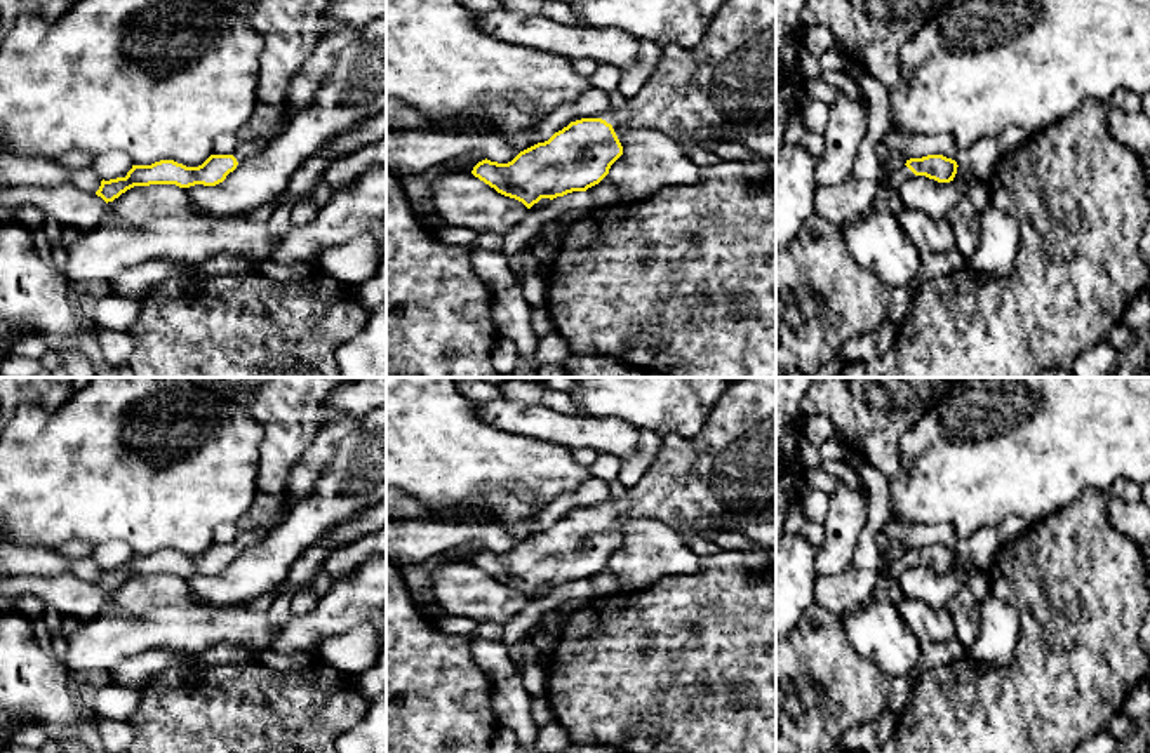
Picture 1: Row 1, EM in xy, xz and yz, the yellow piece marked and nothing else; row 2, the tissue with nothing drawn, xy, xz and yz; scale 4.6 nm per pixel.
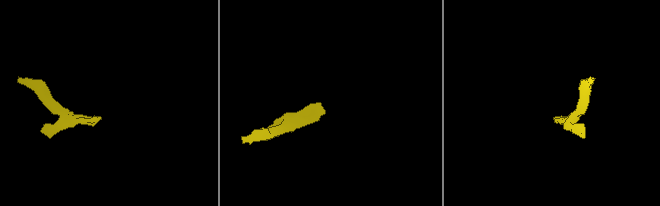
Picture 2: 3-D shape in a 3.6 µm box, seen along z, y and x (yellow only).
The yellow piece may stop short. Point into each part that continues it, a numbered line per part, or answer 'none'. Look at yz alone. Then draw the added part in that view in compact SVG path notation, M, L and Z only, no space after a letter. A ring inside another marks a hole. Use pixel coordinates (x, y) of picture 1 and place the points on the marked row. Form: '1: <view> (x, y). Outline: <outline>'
1: yz (898, 178). Outline: M903 165L899 170L896 170L891 176L891 181L889 181L886 193L894 193L905 181L912 179L913 176L915 174L906 165Z

